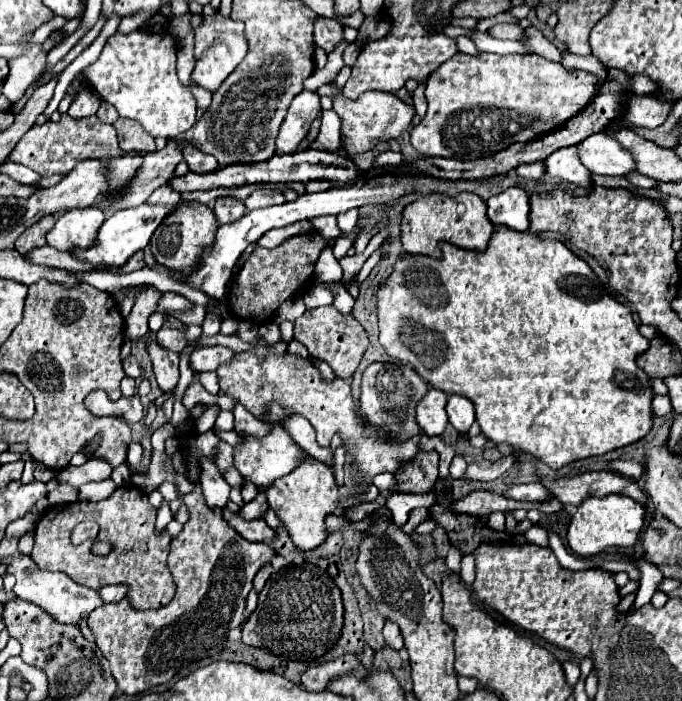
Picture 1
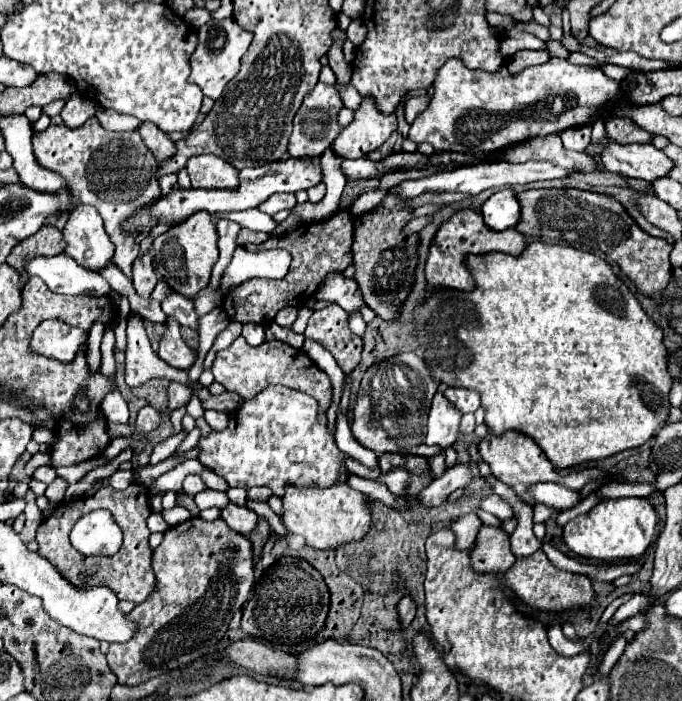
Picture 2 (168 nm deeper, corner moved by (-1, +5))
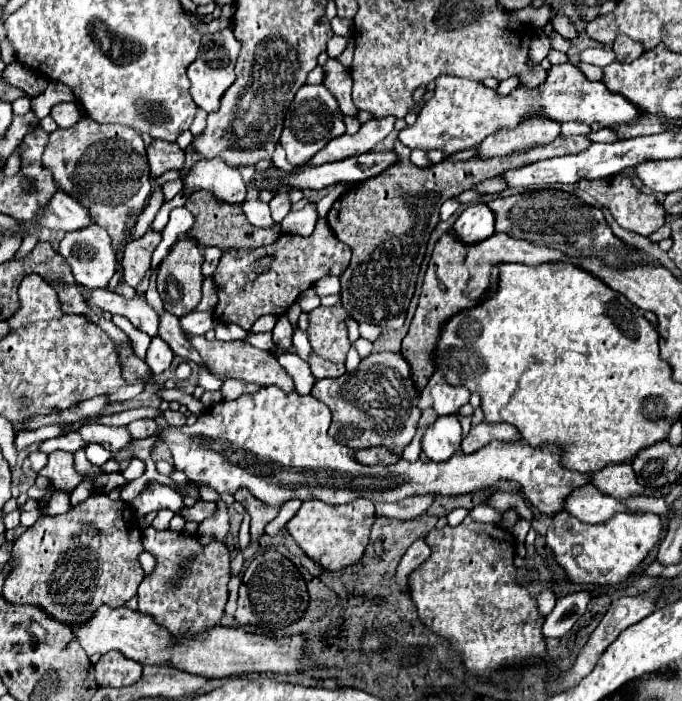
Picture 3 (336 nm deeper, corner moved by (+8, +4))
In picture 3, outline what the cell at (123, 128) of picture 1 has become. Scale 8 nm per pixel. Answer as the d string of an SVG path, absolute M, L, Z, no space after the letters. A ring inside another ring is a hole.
M154 139L148 147L148 163L152 177L160 177L168 169L182 169L184 165L184 151L176 143L168 143L162 139Z

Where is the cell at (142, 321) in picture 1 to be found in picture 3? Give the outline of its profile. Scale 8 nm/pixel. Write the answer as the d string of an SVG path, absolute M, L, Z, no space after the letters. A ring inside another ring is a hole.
M146 231L146 235L142 239L134 239L126 245L122 267L124 267L124 281L130 287L136 287L142 281L142 277L146 275L146 271L150 269L150 259L152 259L152 253L154 253L156 245L160 243L160 239L162 239L160 233Z

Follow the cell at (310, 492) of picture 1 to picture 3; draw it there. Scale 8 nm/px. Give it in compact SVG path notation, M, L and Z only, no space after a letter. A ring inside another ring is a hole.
M360 497L348 505L328 505L312 499L302 503L298 513L286 523L286 529L310 559L318 559L328 571L340 571L362 557L374 515L374 503L370 499Z

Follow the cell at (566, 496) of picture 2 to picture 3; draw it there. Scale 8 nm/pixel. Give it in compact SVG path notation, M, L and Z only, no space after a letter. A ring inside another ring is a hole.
M592 483L576 487L564 501L564 509L584 523L602 523L616 511L626 511L614 497L598 491Z

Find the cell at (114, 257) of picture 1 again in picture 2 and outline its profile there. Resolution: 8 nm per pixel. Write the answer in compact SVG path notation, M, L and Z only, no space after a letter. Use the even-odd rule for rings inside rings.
M289 156L287 160L269 162L267 166L257 166L253 170L241 170L239 178L241 178L241 186L237 190L193 190L193 188L177 190L173 188L169 196L163 196L157 200L157 206L153 206L153 210L149 210L149 214L145 214L141 222L145 222L145 226L149 226L153 218L161 222L181 222L199 210L207 210L209 214L215 214L215 212L257 208L261 202L265 202L269 196L277 192L299 192L299 190L309 190L317 186L319 182L323 182L323 168L319 162Z

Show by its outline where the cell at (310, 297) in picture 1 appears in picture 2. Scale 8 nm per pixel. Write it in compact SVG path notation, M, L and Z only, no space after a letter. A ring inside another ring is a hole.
M331 274L317 290L317 300L327 300L339 304L347 314L359 312L363 306L361 290L357 288L355 280L343 278L343 274Z

